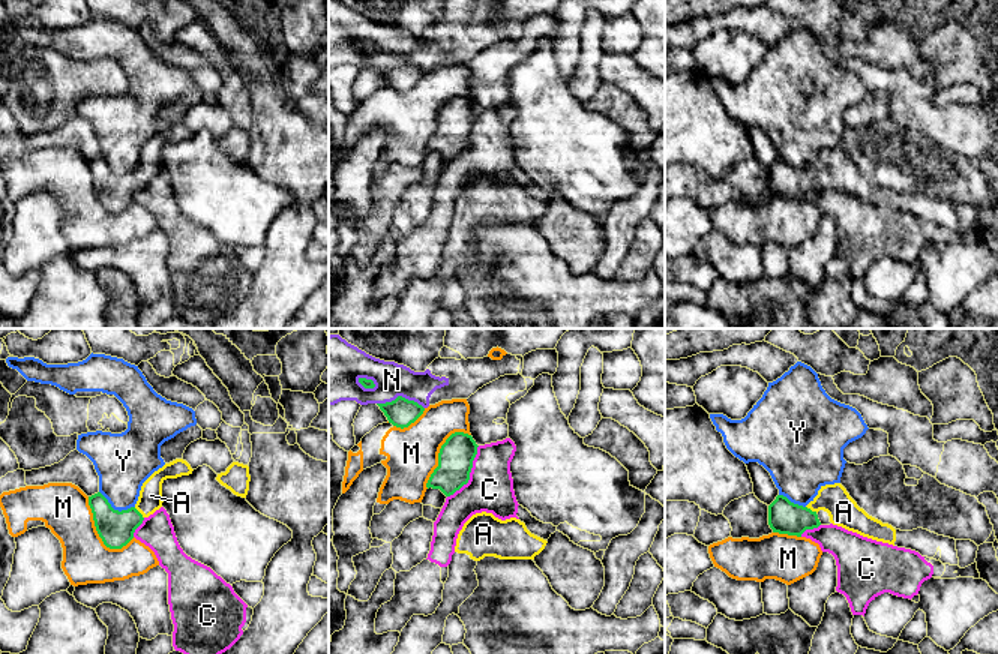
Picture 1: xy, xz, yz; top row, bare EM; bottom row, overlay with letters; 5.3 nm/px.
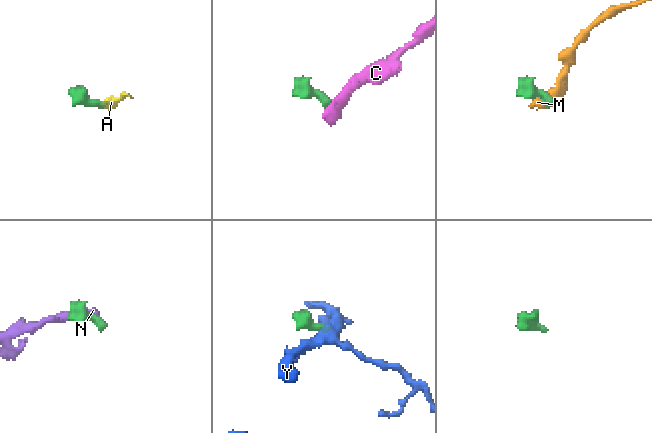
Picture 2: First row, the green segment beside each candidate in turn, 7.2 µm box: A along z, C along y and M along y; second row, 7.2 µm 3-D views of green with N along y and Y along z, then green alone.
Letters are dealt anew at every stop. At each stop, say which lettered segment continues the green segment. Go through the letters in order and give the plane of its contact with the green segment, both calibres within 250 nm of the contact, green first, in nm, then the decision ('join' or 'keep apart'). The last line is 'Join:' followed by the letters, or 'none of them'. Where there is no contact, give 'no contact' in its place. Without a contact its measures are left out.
A: xy | 190/130 nm | join
C: xz | 190/240 nm | keep apart
M: xy | 190/260 nm | keep apart
N: xz | 160/190 nm | keep apart
Y: xy | 190/280 nm | keep apart
Join: A

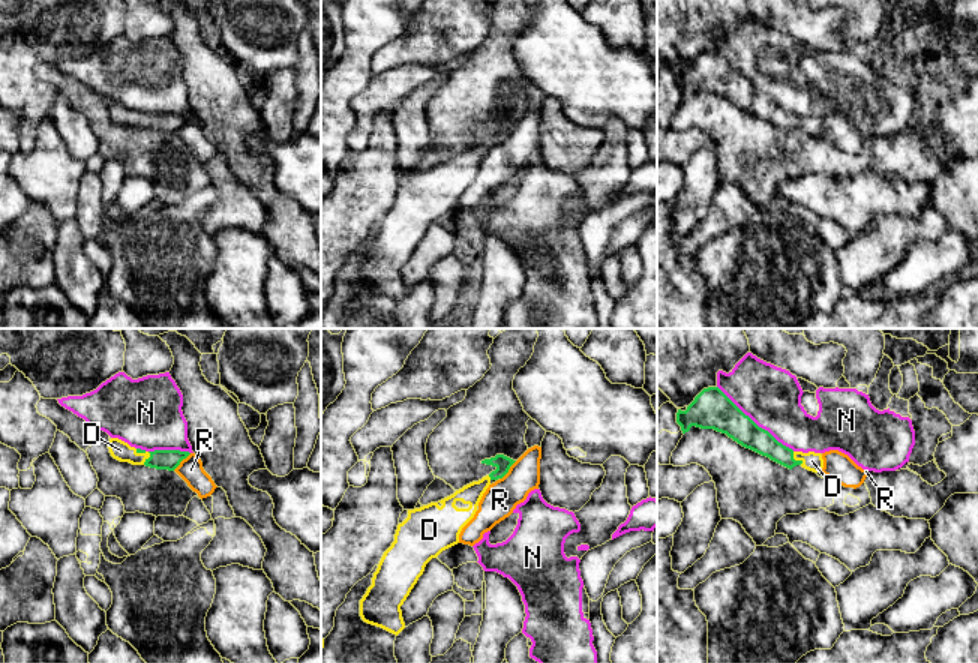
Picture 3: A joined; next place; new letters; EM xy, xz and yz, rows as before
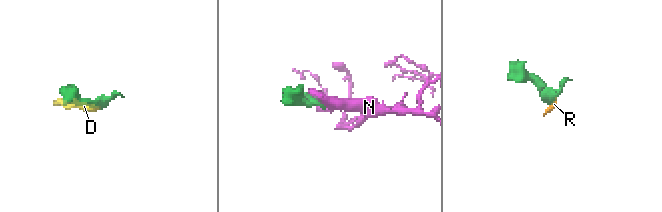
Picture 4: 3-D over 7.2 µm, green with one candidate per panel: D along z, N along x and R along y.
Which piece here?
D: xy | 110/110 nm | join
N: yz | 220/320 nm | keep apart
R: xz | 90/180 nm | keep apart
Join: D

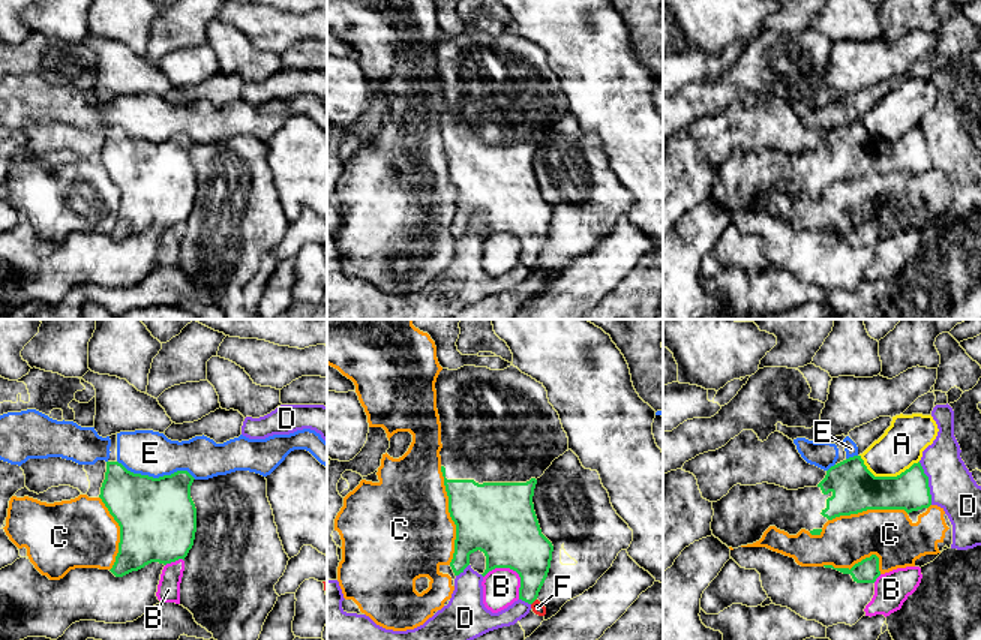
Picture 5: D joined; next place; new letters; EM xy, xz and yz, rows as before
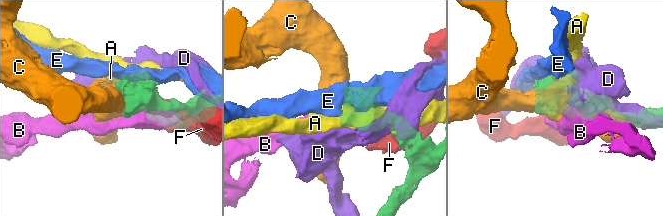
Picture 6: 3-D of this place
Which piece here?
A: yz | 240/240 nm | keep apart
B: xz | 360/190 nm | keep apart
C: xz | 380/500 nm | keep apart
D: yz | 200/240 nm | keep apart
E: xy | 420/240 nm | keep apart
F: xz | 240/70 nm | keep apart
Join: none of them

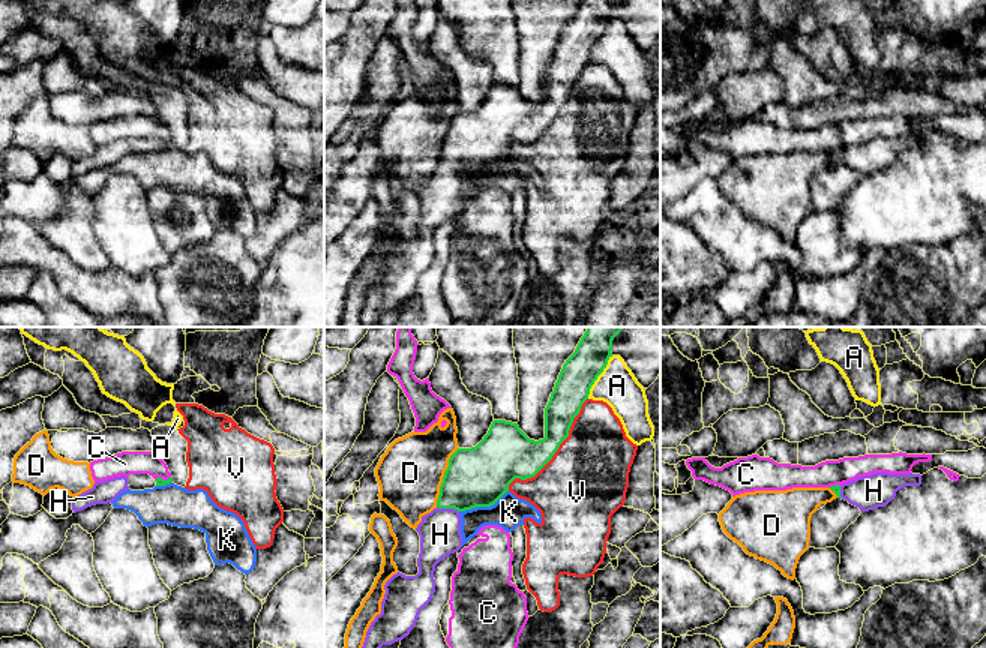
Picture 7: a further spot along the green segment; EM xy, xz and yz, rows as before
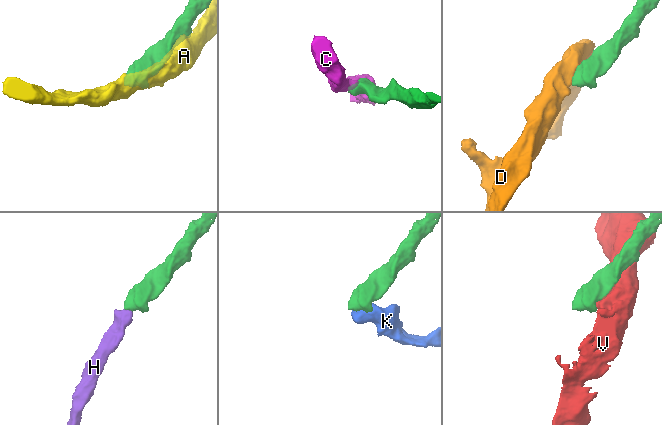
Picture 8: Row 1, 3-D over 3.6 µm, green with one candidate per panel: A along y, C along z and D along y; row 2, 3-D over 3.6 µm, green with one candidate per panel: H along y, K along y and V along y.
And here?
A: xz | 190/220 nm | keep apart
C: xy | 50/130 nm | keep apart
D: xz | 320/360 nm | keep apart
H: xz | 320/220 nm | join
K: xz | 320/170 nm | keep apart
V: xz | 280/440 nm | keep apart
Join: H

